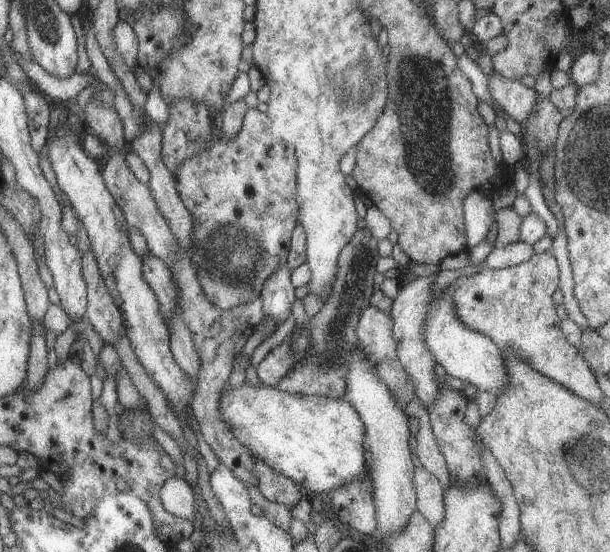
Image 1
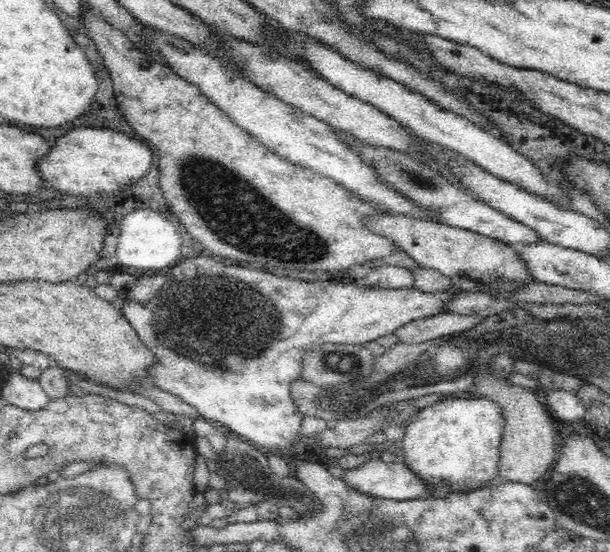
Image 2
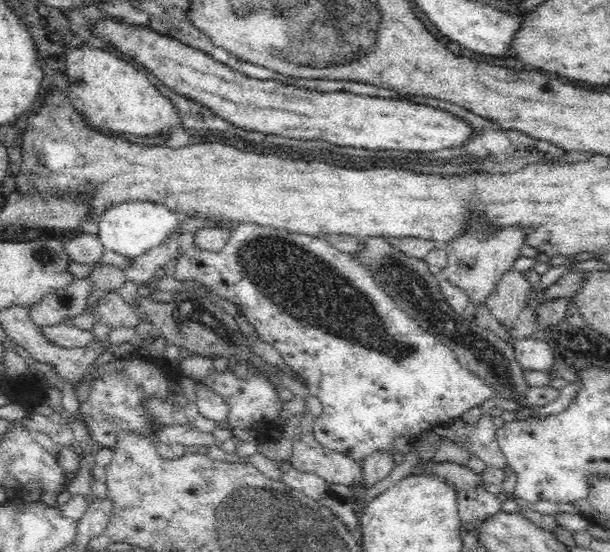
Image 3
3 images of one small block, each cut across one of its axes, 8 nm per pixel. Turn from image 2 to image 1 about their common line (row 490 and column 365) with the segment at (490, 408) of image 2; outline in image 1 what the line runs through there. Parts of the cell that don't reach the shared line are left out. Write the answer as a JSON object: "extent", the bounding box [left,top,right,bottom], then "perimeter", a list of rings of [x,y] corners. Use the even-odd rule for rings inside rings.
{"extent":[218,381,367,494],"perimeter":[[[226,381],[218,396],[218,411],[231,434],[249,451],[253,459],[262,460],[307,492],[328,494],[367,473],[364,424],[356,410],[342,398],[290,393],[261,382],[257,386],[244,382],[232,388]]]}

